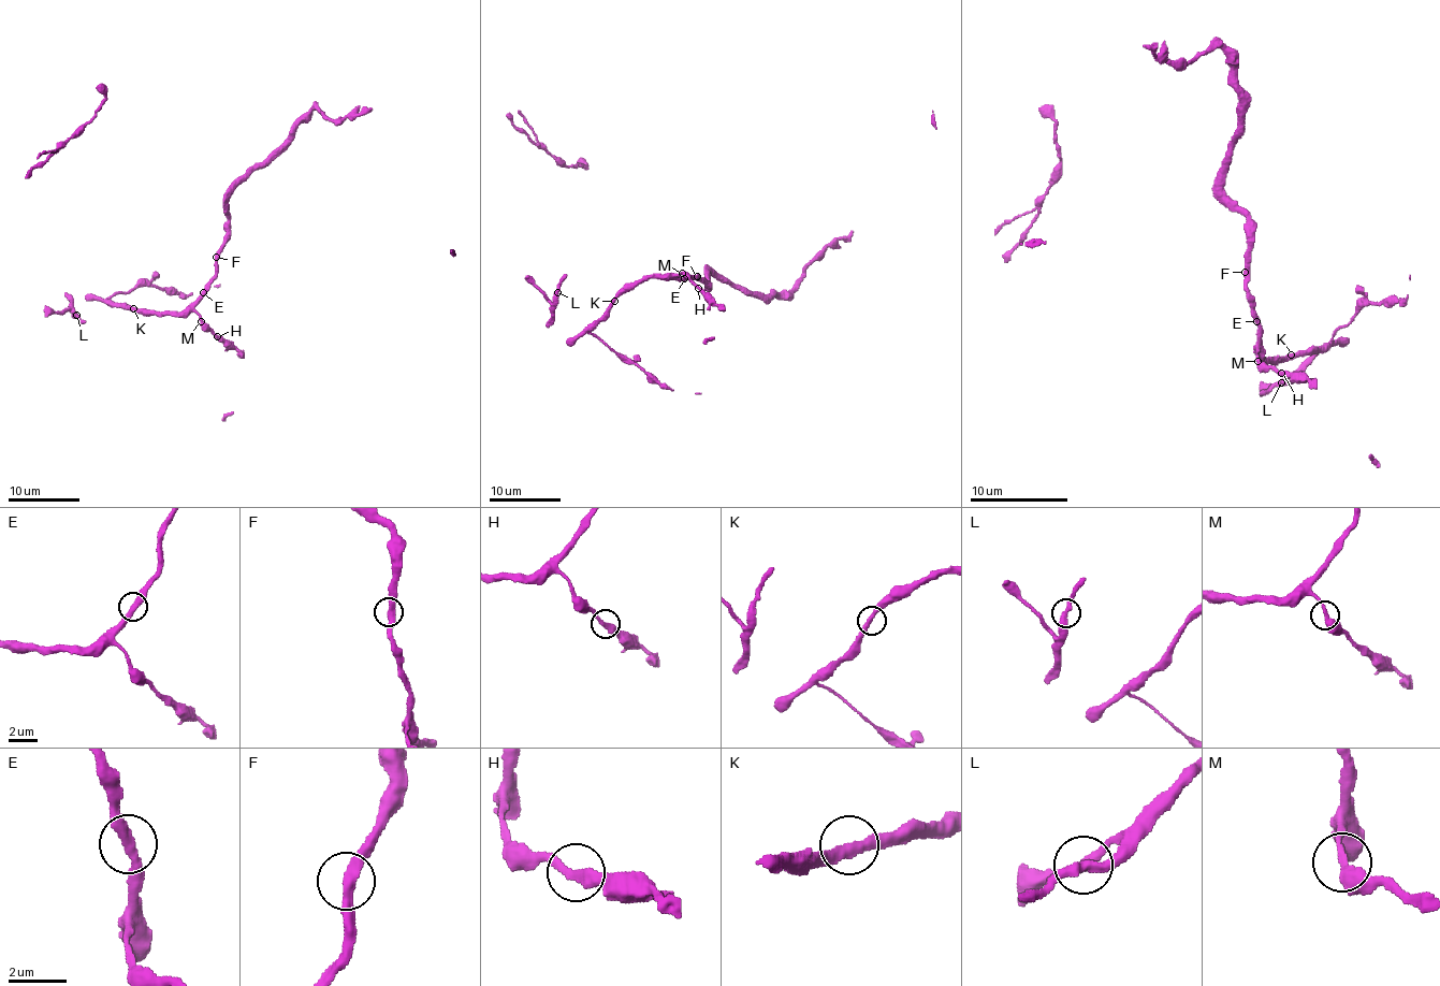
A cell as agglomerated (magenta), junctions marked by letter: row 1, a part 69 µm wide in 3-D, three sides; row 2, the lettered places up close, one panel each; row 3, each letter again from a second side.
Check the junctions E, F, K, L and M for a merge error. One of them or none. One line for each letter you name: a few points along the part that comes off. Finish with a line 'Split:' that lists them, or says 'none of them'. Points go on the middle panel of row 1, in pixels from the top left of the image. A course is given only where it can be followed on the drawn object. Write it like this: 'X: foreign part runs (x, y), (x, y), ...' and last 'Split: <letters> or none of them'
Split: none of them

